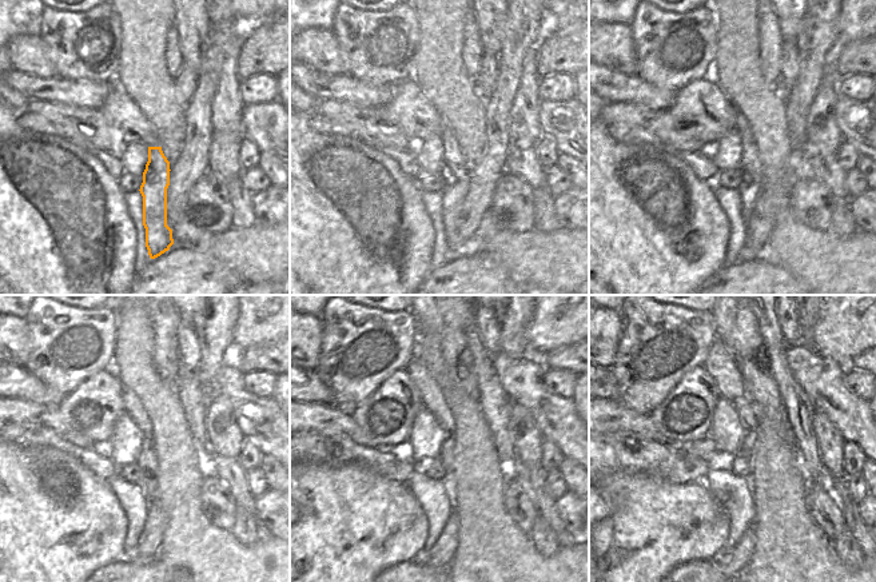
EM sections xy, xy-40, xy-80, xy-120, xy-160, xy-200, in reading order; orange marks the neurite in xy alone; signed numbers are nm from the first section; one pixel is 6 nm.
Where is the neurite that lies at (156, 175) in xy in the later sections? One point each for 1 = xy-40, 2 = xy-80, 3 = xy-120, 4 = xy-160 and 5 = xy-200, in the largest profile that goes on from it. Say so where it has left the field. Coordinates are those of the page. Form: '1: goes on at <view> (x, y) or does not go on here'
1: goes on at xy-40 (454, 171)
2: goes on at xy-80 (751, 167)
3: goes on at xy-120 (132, 406)
4: goes on at xy-160 (431, 397)
5: goes on at xy-200 (720, 365)

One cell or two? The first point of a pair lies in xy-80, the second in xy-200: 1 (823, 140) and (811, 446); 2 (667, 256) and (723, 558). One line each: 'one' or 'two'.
1: two
2: two

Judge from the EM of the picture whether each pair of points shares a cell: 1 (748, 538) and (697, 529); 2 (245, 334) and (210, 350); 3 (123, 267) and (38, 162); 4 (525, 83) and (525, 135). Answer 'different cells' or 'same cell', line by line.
1: different cells
2: different cells
3: same cell
4: same cell

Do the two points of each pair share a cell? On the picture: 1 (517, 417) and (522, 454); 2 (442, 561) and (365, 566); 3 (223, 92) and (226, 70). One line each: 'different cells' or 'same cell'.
1: same cell
2: different cells
3: same cell

